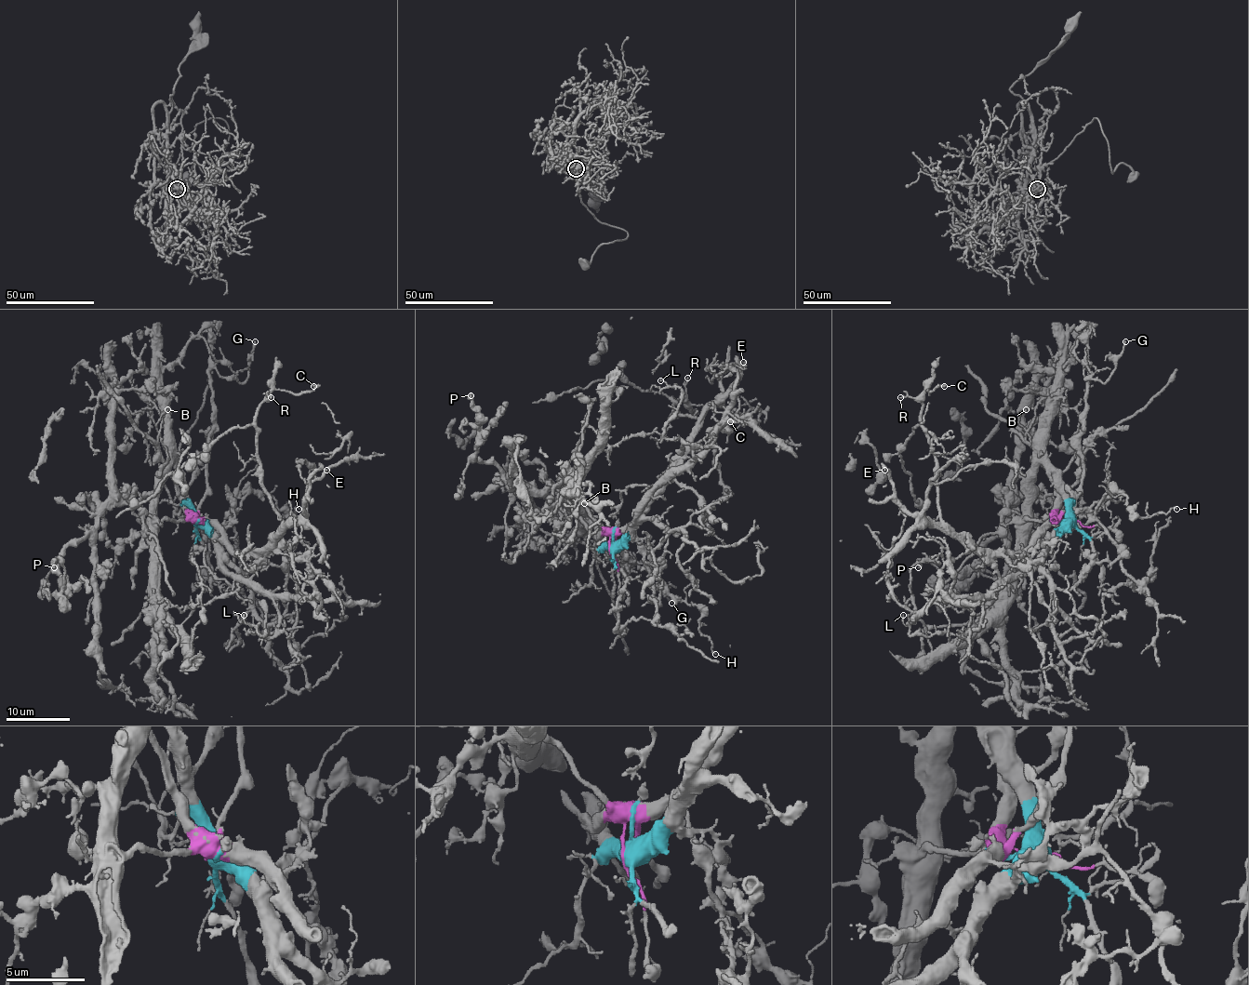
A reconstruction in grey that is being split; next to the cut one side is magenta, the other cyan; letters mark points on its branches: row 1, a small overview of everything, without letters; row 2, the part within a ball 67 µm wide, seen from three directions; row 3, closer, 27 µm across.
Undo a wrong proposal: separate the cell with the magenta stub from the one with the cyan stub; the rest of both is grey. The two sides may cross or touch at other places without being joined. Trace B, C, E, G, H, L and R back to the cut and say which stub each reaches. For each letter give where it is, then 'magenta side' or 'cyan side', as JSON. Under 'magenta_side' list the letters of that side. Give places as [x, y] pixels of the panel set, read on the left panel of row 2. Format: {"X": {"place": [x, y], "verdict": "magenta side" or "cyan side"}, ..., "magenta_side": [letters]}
{"B": {"place": [167, 409], "verdict": "cyan side"}, "C": {"place": [313, 386], "verdict": "magenta side"}, "E": {"place": [326, 470], "verdict": "magenta side"}, "G": {"place": [255, 341], "verdict": "magenta side"}, "H": {"place": [298, 509], "verdict": "magenta side"}, "L": {"place": [244, 615], "verdict": "cyan side"}, "R": {"place": [271, 397], "verdict": "magenta side"}, "magenta_side": ["C", "E", "G", "H", "R"]}

